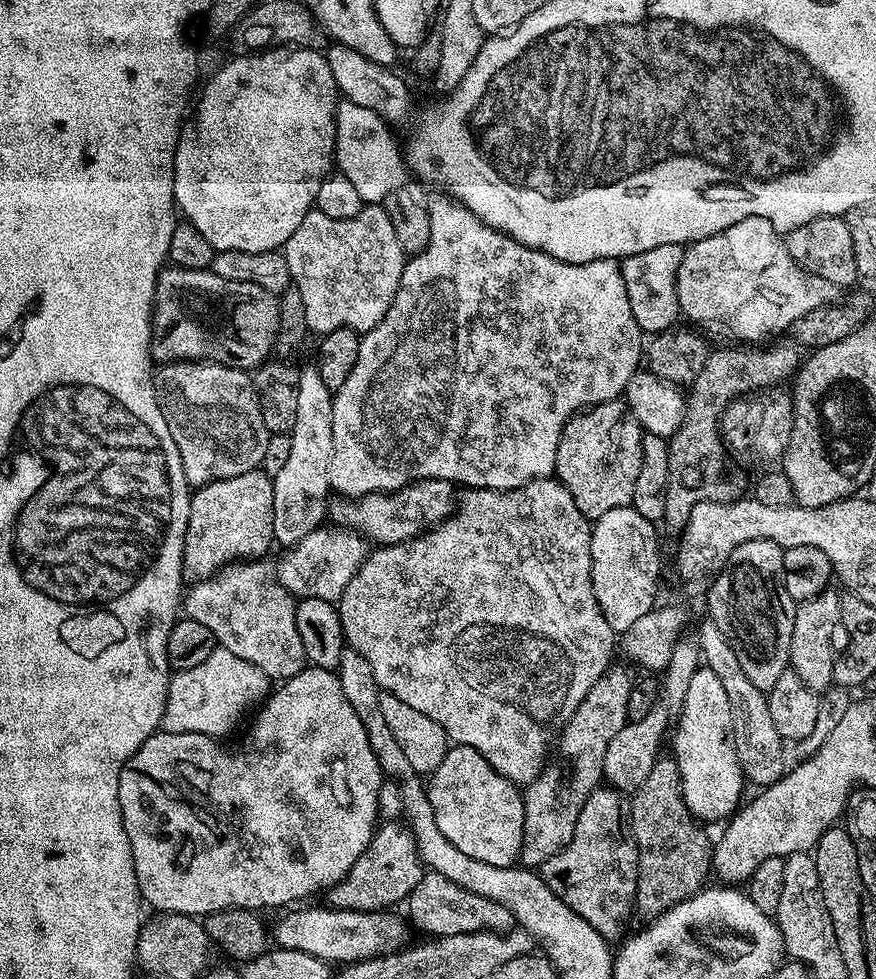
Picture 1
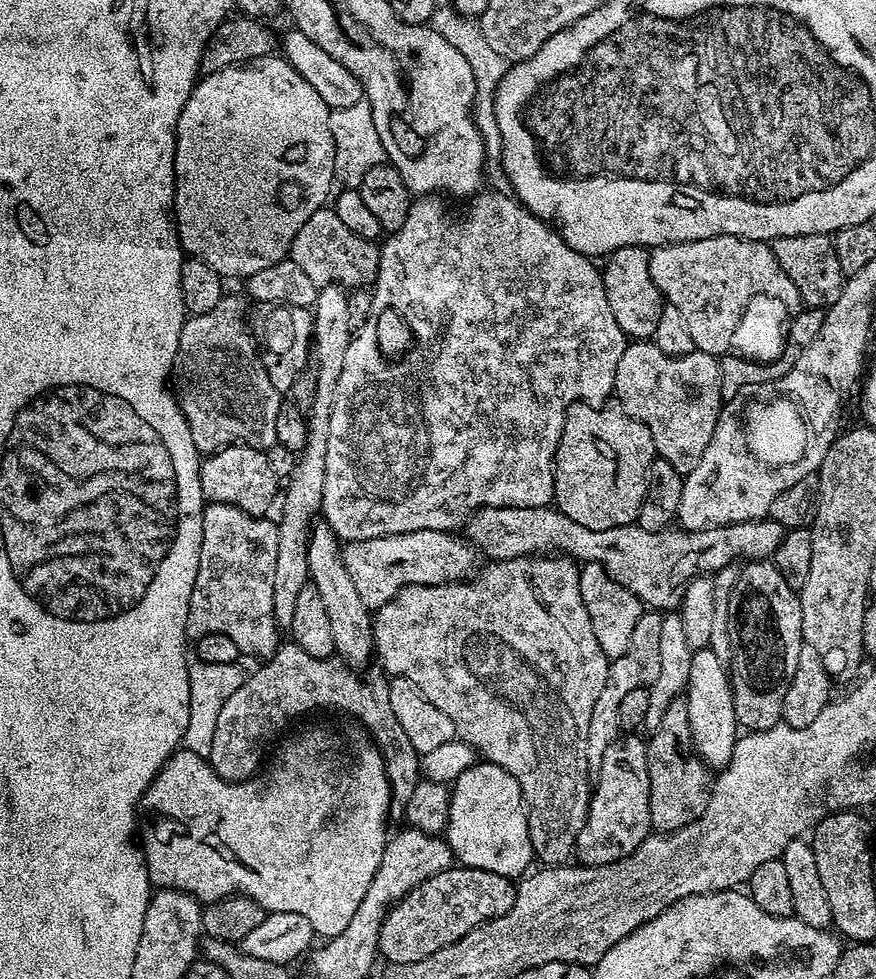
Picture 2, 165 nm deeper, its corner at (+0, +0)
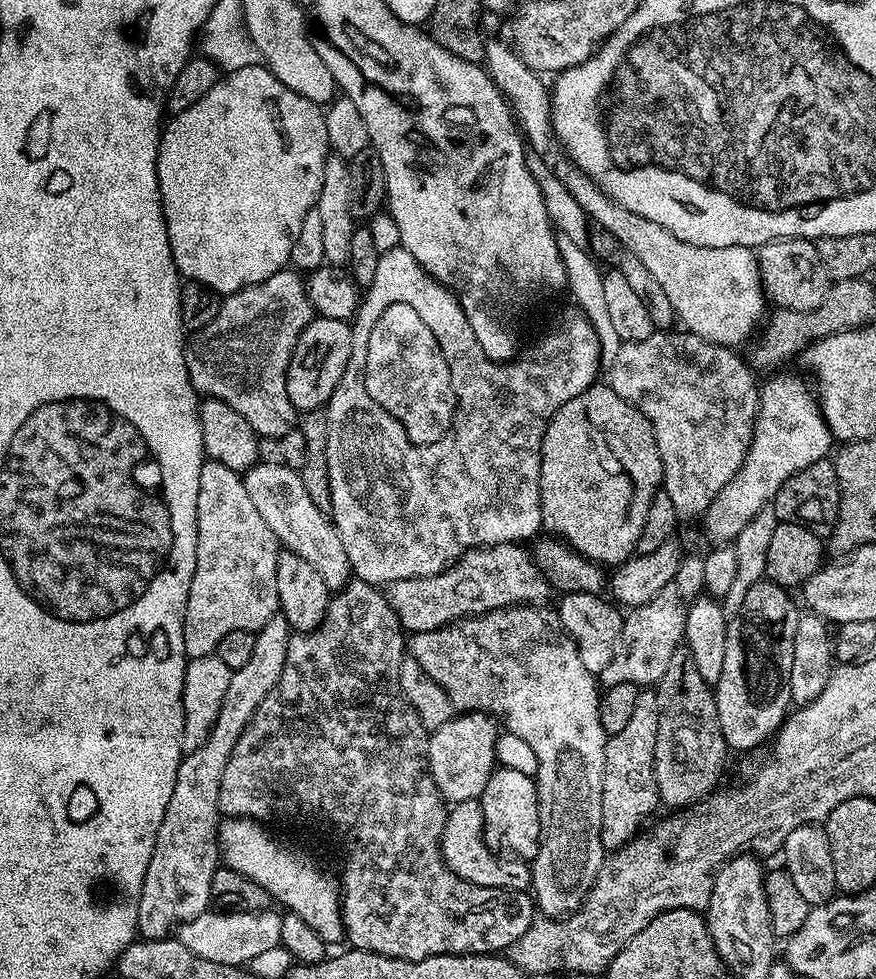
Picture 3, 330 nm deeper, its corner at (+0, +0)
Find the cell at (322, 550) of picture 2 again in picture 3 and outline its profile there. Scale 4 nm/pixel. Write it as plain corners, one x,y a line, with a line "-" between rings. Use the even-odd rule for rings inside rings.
256,463
253,468
243,473
246,494
254,501
258,514
266,521
266,526
274,530
276,539
287,551
306,558
310,566
322,574
322,578
330,586
343,586
350,579
350,569
346,558
346,546
342,546
342,538
332,523
329,513
318,510
306,494
306,486
302,486
302,478
295,468
287,468
282,464

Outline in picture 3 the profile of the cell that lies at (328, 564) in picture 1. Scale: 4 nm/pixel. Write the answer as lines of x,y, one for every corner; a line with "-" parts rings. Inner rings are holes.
520,544
474,548
437,576
398,581
393,592
400,592
391,593
390,599
400,619
400,627
408,634
433,632
456,620
482,616
499,608
514,608
518,604
543,605
550,593
550,585
529,549
527,552
524,548
527,547

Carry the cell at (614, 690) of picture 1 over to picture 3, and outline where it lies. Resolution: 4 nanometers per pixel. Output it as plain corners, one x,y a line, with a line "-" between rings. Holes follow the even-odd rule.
675,583
658,590
650,602
631,609
624,616
624,625
614,646
614,658
610,658
610,666
598,673
599,683
604,688
618,686
622,682
655,686
662,674
666,674
666,666
670,666
674,650
682,647
685,611
685,601
681,600

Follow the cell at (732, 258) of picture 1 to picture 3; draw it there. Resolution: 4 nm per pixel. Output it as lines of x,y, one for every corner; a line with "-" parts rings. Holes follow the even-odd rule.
489,39
485,43
484,64
488,75
512,109
527,147
554,166
562,186
574,194
574,202
582,206
597,229
609,232
617,242
626,246
626,250
638,254
638,259
650,269
650,274
654,274
663,292
670,297
676,319
687,331
711,344
721,344
723,348
740,346
736,344
742,343
752,331
755,333
766,316
766,297
760,281
757,253
742,246
711,248
682,242
682,238
674,238
674,234
658,226
658,222
650,222
650,218
642,218
642,214
634,214
626,210
626,206
618,206
618,202
610,199
583,170
571,160
562,158
562,149
552,131
549,85
540,81
543,80
541,73
518,58
510,44
500,40

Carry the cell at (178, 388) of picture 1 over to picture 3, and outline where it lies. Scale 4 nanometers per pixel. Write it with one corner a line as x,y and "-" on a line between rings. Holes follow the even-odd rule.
285,270
266,278
266,282
258,282
254,286
246,286
237,292
223,297
214,322
200,332
195,333
187,341
184,349
186,370
192,383
192,389
201,397
209,400
221,400
226,406
234,406
246,422
257,434
257,437
281,437
290,429
297,427
298,413
286,394
286,374
290,366
290,358
294,354
294,346
306,330
308,323
314,318
314,309
305,281
296,270

